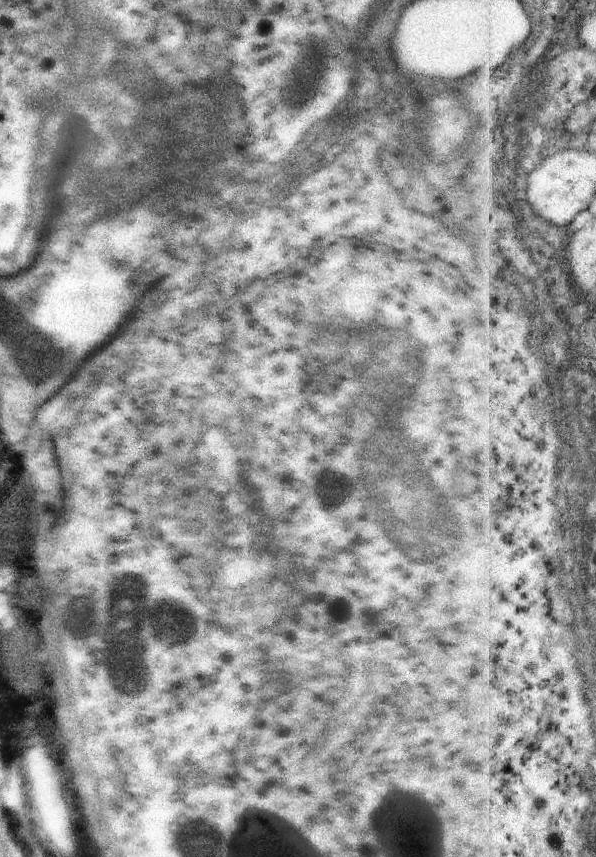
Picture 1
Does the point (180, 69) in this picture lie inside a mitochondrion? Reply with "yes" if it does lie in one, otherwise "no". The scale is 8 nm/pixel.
yes

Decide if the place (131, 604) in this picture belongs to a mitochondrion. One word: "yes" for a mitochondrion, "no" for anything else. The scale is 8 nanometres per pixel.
yes

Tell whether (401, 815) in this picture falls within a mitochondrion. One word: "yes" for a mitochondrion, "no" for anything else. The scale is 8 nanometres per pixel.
yes

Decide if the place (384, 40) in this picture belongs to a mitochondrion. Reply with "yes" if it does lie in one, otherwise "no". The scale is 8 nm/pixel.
no

